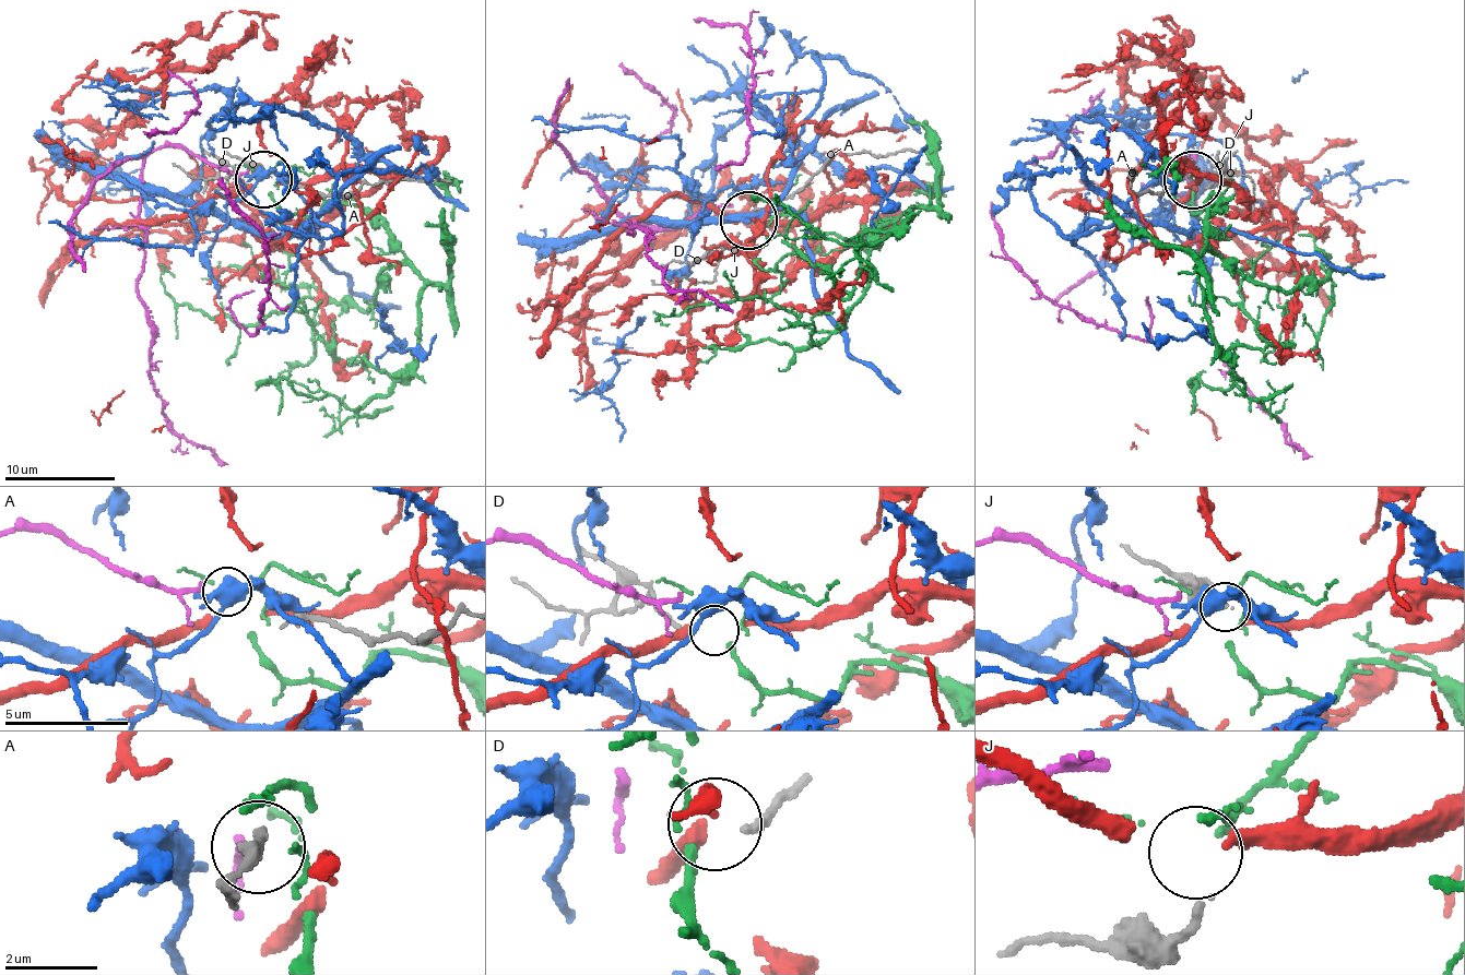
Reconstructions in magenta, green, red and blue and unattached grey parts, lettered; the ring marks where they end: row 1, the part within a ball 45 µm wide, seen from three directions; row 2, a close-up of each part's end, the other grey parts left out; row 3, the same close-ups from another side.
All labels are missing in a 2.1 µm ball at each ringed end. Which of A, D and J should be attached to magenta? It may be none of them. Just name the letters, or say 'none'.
A

